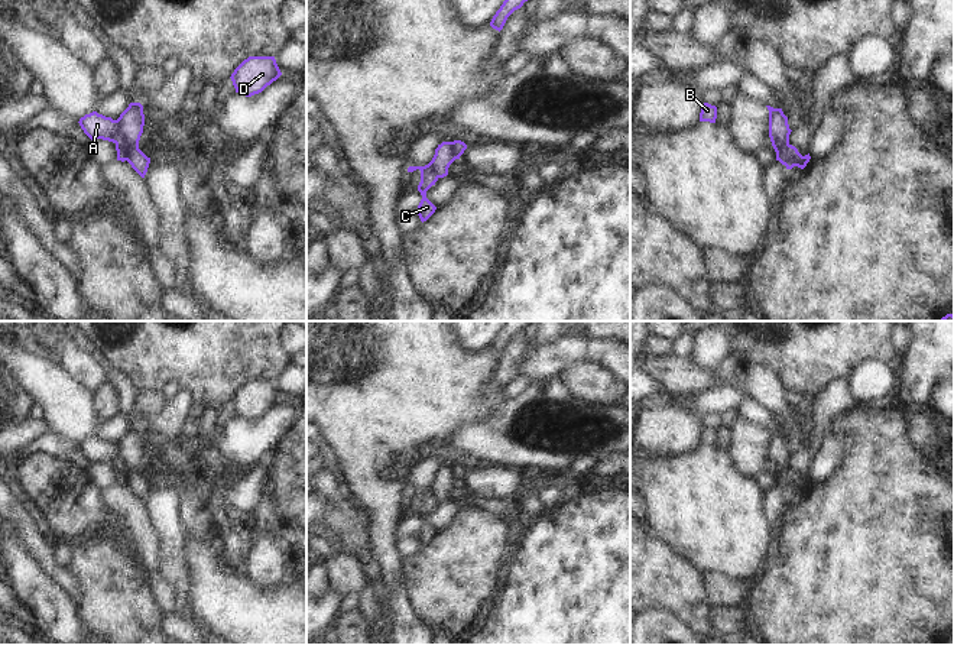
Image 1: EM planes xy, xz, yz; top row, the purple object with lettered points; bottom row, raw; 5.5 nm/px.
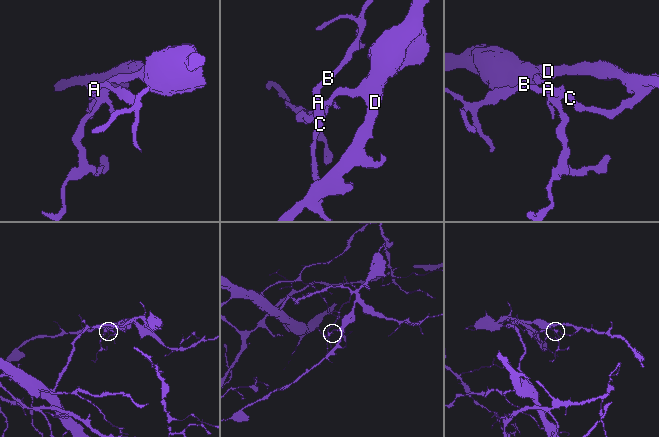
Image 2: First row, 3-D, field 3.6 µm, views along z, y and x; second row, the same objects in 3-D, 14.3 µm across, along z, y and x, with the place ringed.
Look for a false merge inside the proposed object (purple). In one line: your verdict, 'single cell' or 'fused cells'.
fused cells

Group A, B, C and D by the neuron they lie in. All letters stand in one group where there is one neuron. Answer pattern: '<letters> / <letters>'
A B C / D

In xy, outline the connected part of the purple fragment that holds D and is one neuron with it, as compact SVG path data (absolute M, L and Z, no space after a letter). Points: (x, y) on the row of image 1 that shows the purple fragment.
M249 56L231 74L236 93L246 97L262 93L282 75L275 56Z

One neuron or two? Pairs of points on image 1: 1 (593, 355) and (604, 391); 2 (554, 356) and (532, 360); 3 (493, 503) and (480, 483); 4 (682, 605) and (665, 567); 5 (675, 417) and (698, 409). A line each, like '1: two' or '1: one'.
1: two
2: one
3: two
4: one
5: two

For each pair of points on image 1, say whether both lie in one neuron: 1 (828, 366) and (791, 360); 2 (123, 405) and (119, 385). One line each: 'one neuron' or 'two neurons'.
1: one neuron
2: one neuron

